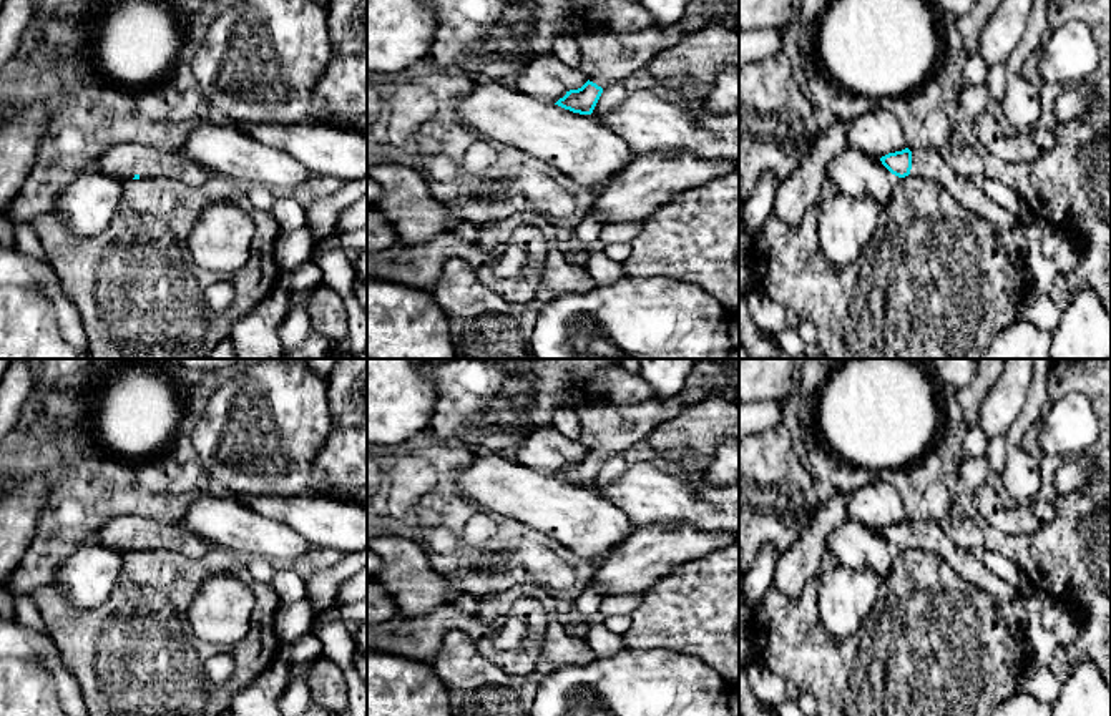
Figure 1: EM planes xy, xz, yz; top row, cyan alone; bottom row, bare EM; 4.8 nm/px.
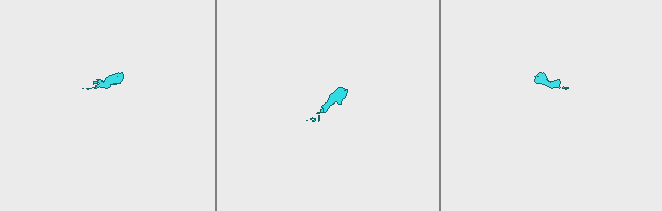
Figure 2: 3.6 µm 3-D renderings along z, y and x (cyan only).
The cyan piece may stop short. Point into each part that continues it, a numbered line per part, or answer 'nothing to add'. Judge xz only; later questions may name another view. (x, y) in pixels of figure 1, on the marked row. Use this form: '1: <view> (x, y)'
1: xz (606, 57)

